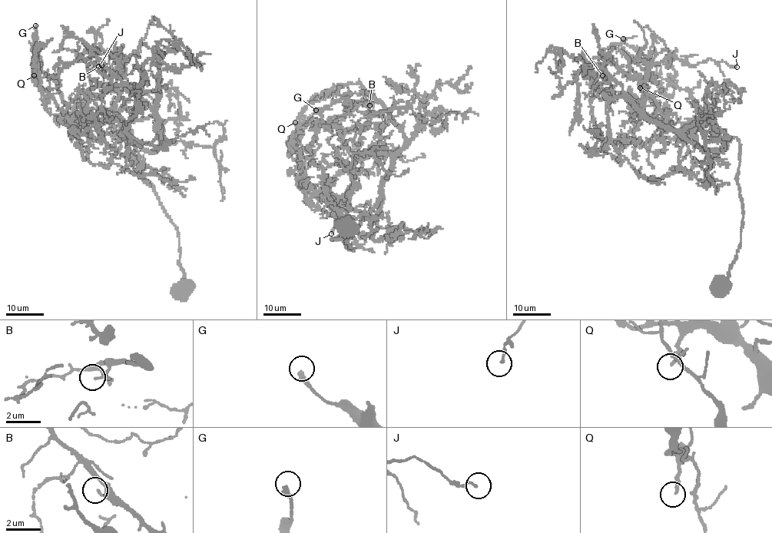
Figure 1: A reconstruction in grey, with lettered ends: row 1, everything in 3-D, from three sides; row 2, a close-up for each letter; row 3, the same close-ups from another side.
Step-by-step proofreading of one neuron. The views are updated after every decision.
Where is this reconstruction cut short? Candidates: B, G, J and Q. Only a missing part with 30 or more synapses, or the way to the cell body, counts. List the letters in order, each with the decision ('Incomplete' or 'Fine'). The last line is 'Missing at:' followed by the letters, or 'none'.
B: Fine
G: Fine
J: Fine
Q: Fine
Missing at: none

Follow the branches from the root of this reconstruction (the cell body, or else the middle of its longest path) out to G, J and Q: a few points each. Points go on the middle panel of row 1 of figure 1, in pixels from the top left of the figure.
G: (343, 225), (353, 249), (331, 240), (346, 227), (327, 196), (306, 183), (313, 153), (289, 149), (316, 110)
J: (343, 225), (353, 249), (331, 239), (373, 206), (390, 153), (372, 148), (372, 167), (327, 182), (331, 233)
Q: (343, 225), (353, 249), (331, 240), (346, 227), (327, 198), (299, 180), (291, 143), (302, 123), (295, 122)

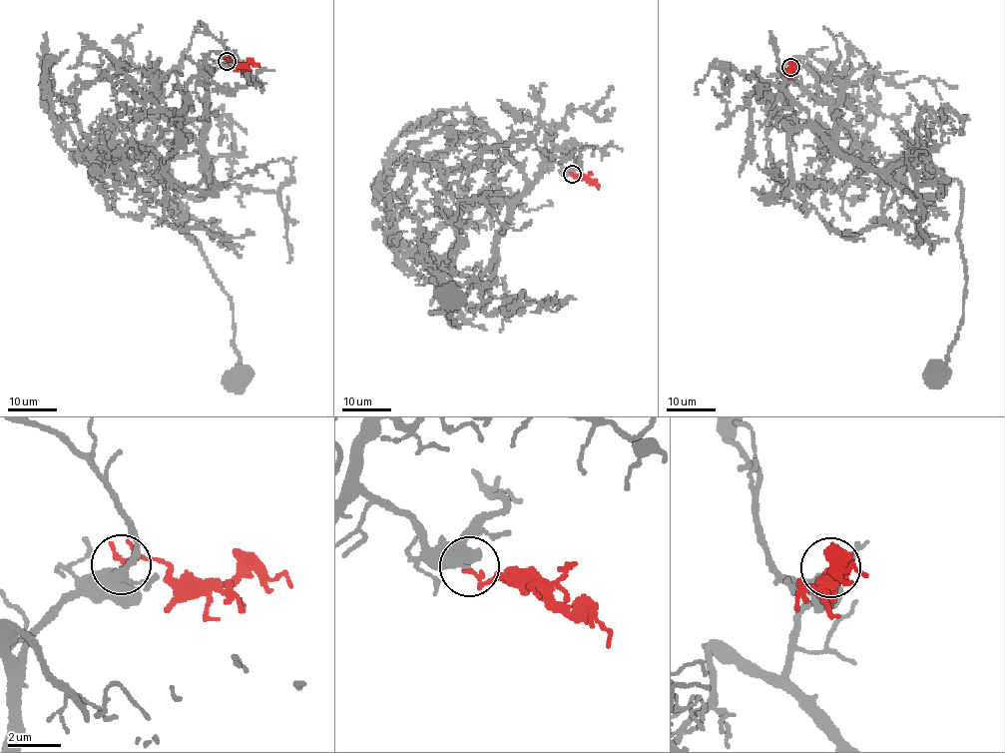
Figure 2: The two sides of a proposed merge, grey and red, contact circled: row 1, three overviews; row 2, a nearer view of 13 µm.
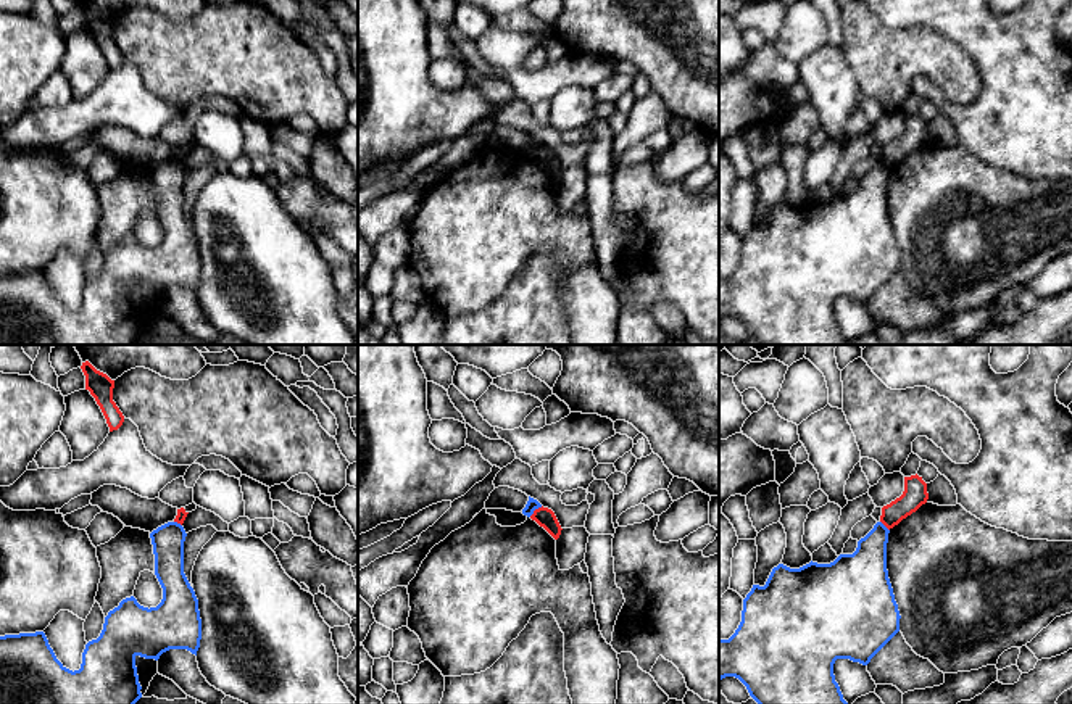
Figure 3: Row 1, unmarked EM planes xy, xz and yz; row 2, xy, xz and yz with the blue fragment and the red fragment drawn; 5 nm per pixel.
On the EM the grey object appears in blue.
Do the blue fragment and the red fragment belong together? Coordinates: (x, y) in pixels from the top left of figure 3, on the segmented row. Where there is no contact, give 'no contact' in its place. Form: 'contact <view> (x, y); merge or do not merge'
contact xz (536, 508); do not merge

